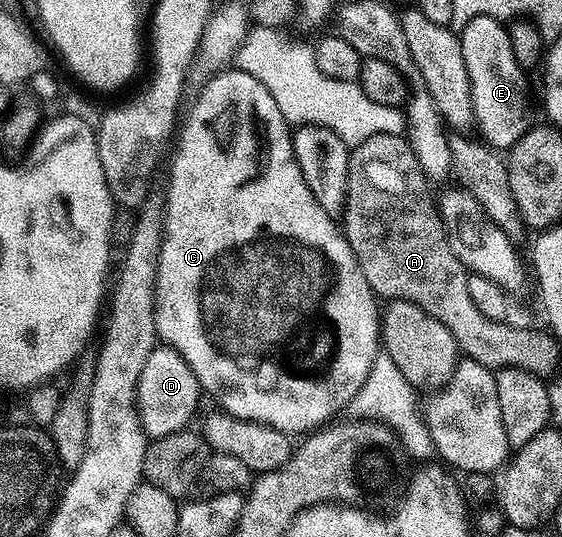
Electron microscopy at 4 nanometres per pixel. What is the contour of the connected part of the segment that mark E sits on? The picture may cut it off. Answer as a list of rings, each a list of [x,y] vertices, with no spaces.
[[[476,16],[458,32],[467,75],[471,79],[472,113],[480,138],[498,151],[511,149],[531,127],[527,73],[515,59],[509,30],[493,16]]]

